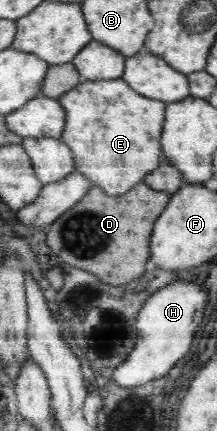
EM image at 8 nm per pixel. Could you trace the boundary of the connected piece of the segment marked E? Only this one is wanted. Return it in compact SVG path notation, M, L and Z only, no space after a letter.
M123 77L110 80L90 80L61 96L68 112L68 124L62 139L69 144L77 158L77 171L90 177L95 187L101 187L112 197L125 196L145 181L152 170L164 161L161 132L165 119L165 101L144 96Z

